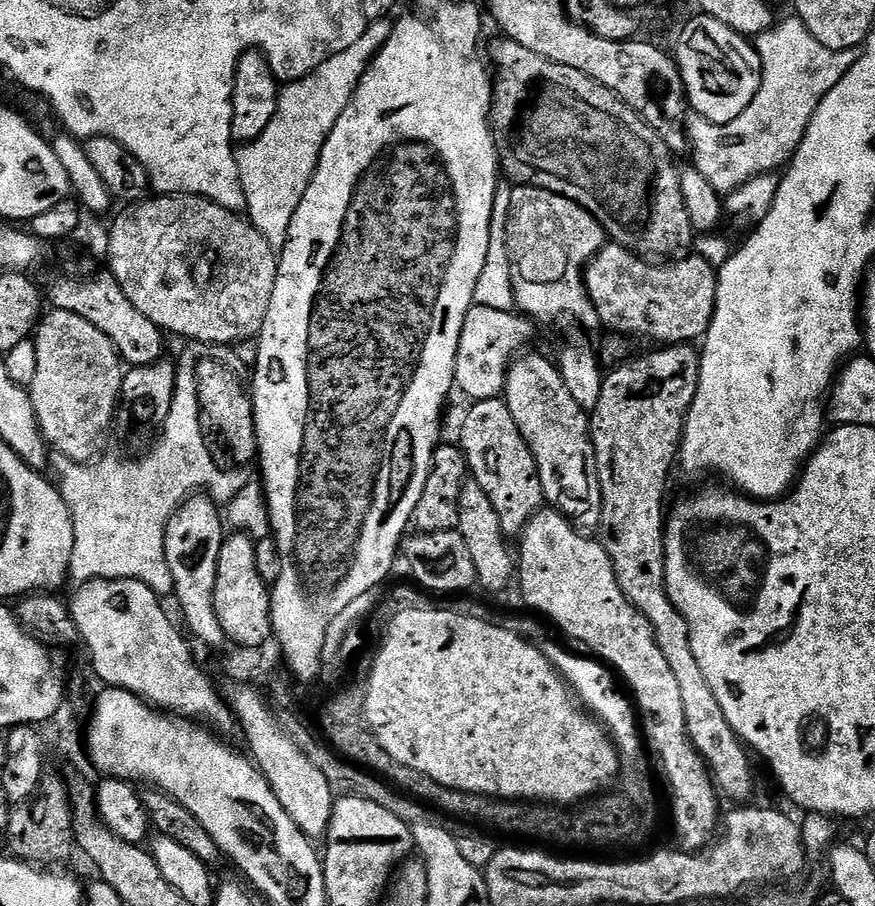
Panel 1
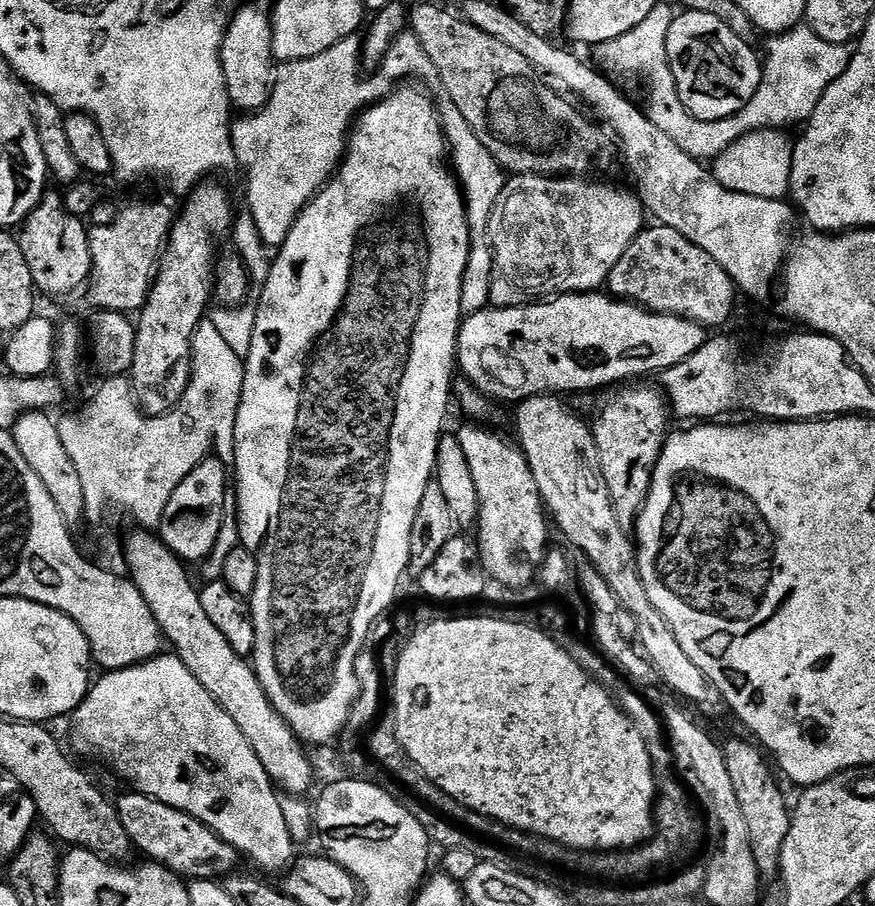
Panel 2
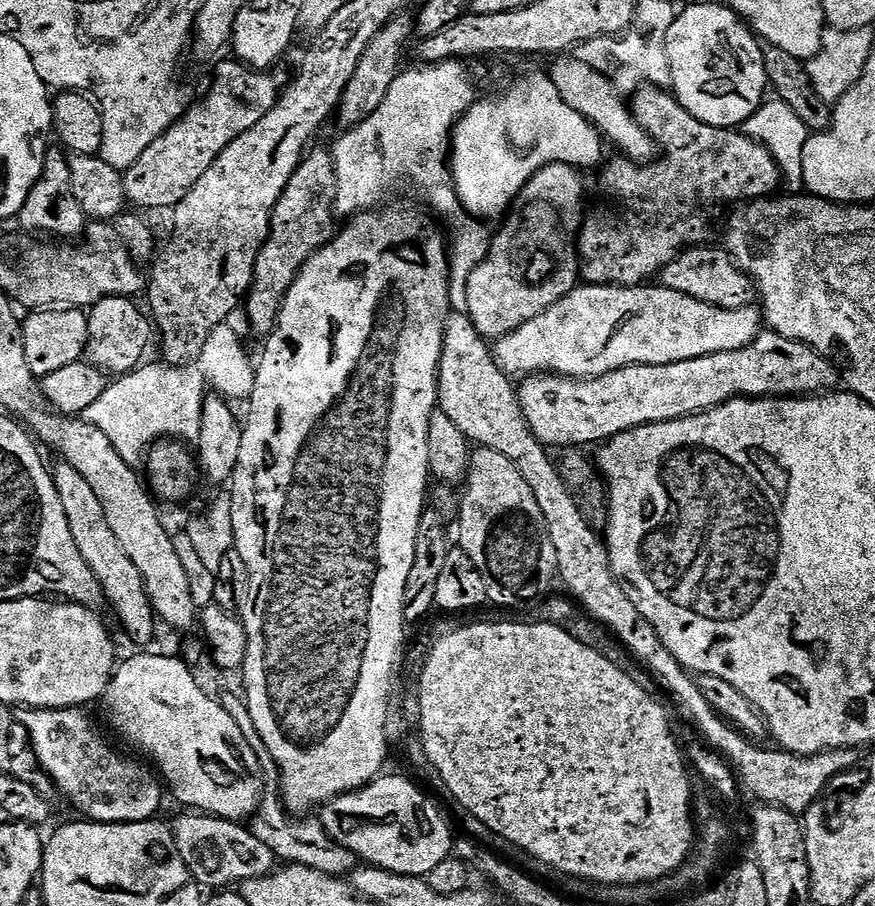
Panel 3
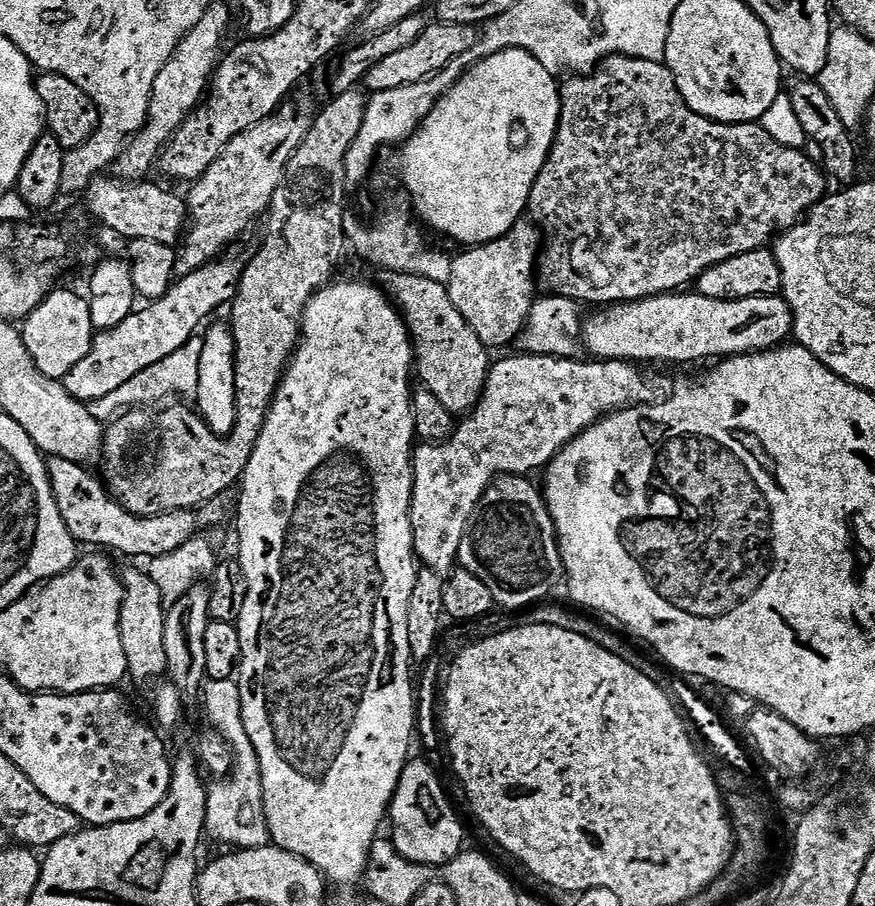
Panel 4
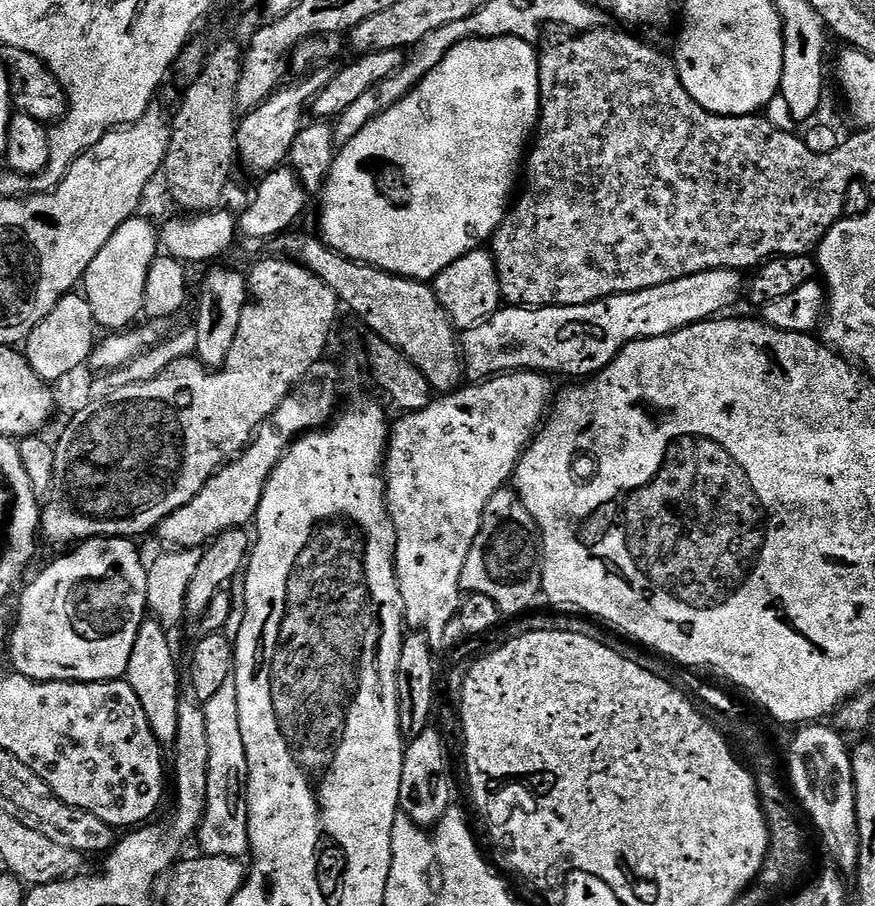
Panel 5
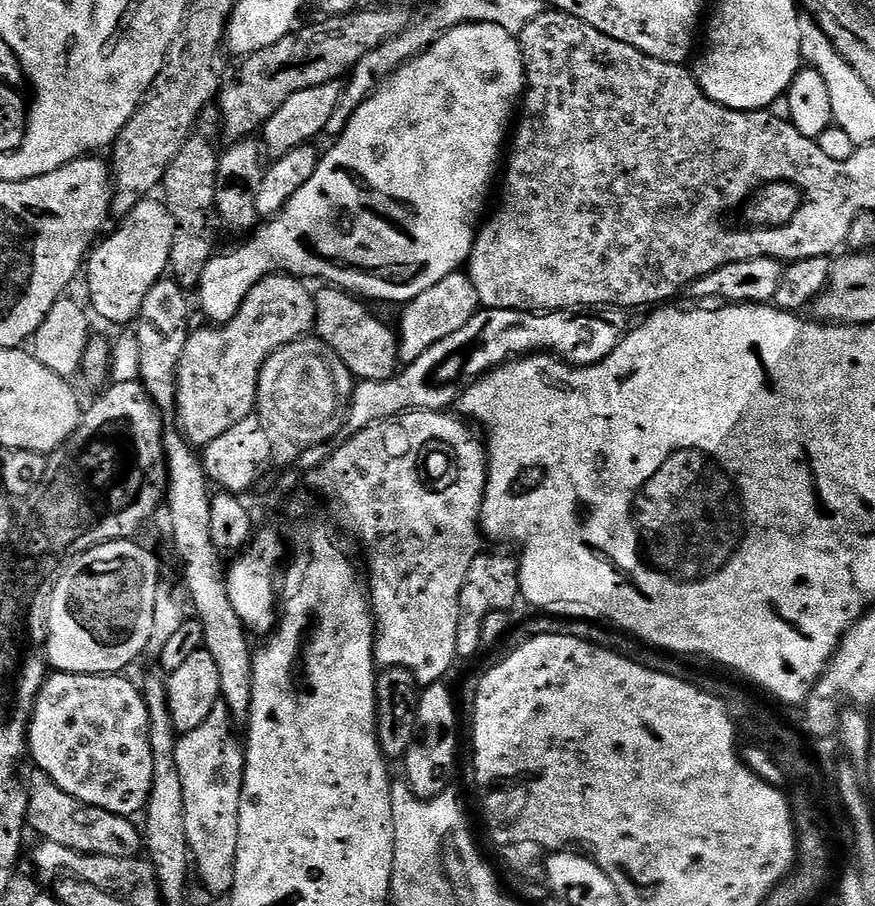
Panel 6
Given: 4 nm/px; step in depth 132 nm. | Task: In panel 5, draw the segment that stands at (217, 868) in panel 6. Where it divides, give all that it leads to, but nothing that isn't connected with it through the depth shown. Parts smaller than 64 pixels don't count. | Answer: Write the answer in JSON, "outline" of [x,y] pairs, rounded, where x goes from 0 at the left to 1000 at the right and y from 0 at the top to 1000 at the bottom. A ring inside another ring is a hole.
{"outline":[[[269,749],[259,751],[245,765],[245,770],[232,774],[235,792],[240,839],[238,862],[233,877],[233,902],[226,915],[227,939],[234,945],[257,945],[274,949],[285,944],[283,939],[283,893],[281,874],[277,866],[283,854],[281,823],[277,823],[277,801],[272,797],[272,762]]]}

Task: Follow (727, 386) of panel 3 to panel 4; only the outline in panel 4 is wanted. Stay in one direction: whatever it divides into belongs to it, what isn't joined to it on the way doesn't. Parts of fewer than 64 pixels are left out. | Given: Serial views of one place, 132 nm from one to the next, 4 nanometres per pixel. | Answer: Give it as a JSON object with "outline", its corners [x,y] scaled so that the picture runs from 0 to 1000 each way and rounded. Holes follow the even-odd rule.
{"outline":[[[589,391],[581,393],[577,397],[571,397],[561,403],[558,408],[558,416],[553,423],[553,428],[549,433],[549,442],[543,450],[529,460],[530,464],[520,469],[517,474],[517,481],[507,486],[504,490],[493,488],[480,488],[474,491],[471,501],[471,605],[475,608],[479,621],[486,628],[504,634],[512,634],[522,626],[526,604],[533,581],[551,550],[551,545],[557,541],[558,535],[569,525],[598,525],[608,523],[611,517],[616,519],[625,518],[626,512],[633,504],[641,499],[653,486],[661,479],[669,477],[677,471],[682,464],[719,448],[734,446],[746,440],[745,428],[741,425],[741,419],[730,411],[726,401],[717,397],[688,397],[685,395],[646,395],[642,393],[606,393],[602,391]]]}

